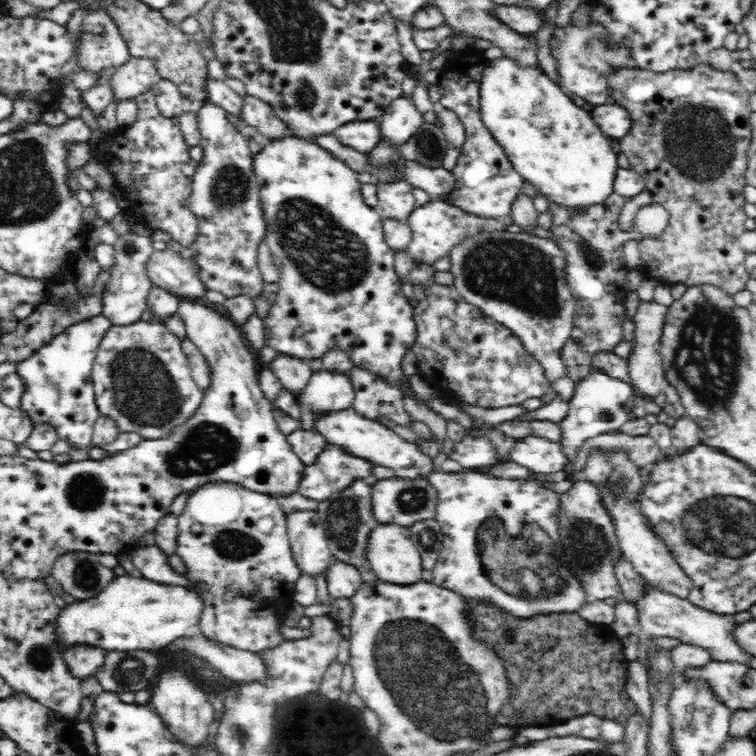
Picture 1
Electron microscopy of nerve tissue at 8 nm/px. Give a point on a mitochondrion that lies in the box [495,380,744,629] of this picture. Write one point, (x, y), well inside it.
(590, 553)

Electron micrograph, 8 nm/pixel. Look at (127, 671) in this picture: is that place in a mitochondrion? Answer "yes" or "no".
yes

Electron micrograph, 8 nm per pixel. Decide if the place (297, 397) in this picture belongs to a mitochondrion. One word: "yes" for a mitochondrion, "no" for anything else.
no

